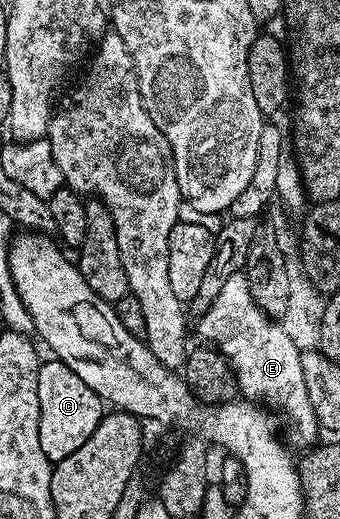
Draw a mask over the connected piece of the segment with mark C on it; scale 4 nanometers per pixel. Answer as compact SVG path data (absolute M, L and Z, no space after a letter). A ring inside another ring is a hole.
M55 357L49 360L49 363L48 360L41 362L38 373L38 441L42 445L42 453L46 453L46 457L55 465L70 457L70 453L74 453L74 449L80 448L86 442L86 437L94 433L100 418L106 413L106 407L94 389L90 389L90 385L86 385L86 381L82 381L82 377L70 369L70 365Z

